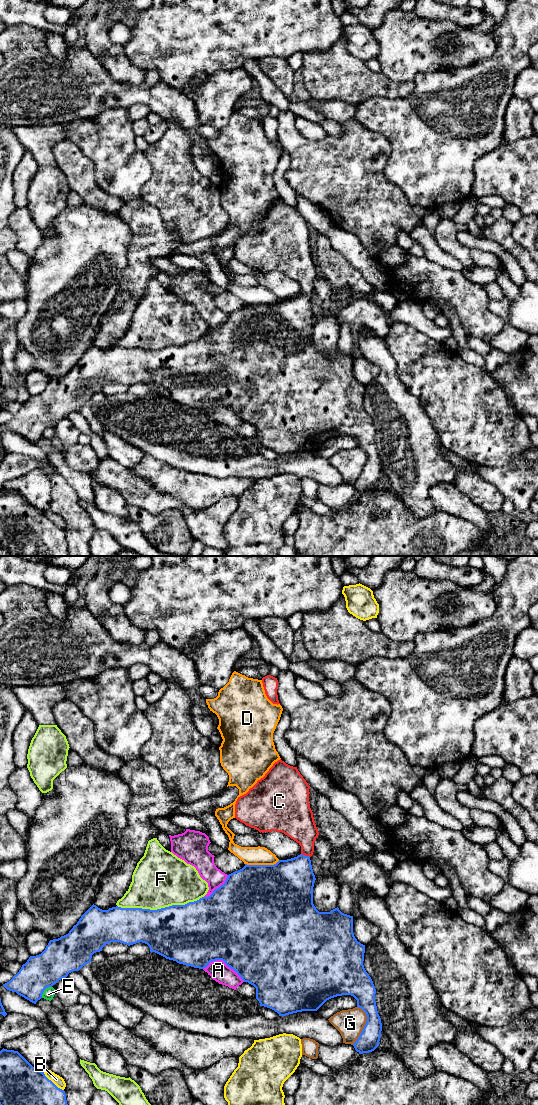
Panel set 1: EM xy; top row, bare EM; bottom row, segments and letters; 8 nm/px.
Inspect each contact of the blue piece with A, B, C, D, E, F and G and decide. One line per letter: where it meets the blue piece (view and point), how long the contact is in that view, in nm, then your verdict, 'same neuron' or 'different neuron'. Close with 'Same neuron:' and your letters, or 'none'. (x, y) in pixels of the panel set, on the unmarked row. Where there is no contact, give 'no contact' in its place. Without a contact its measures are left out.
A: xy (224, 401) | 360 nm | different neuron
B: xy (52, 522) | 220 nm | different neuron
C: xy (304, 295) | 80 nm | same neuron
D: xy (262, 305) | 280 nm | different neuron
E: xy (44, 429) | 130 nm | different neuron
F: xy (161, 348) | 700 nm | different neuron
G: xy (365, 465) | 320 nm | different neuron
Same neuron: C

